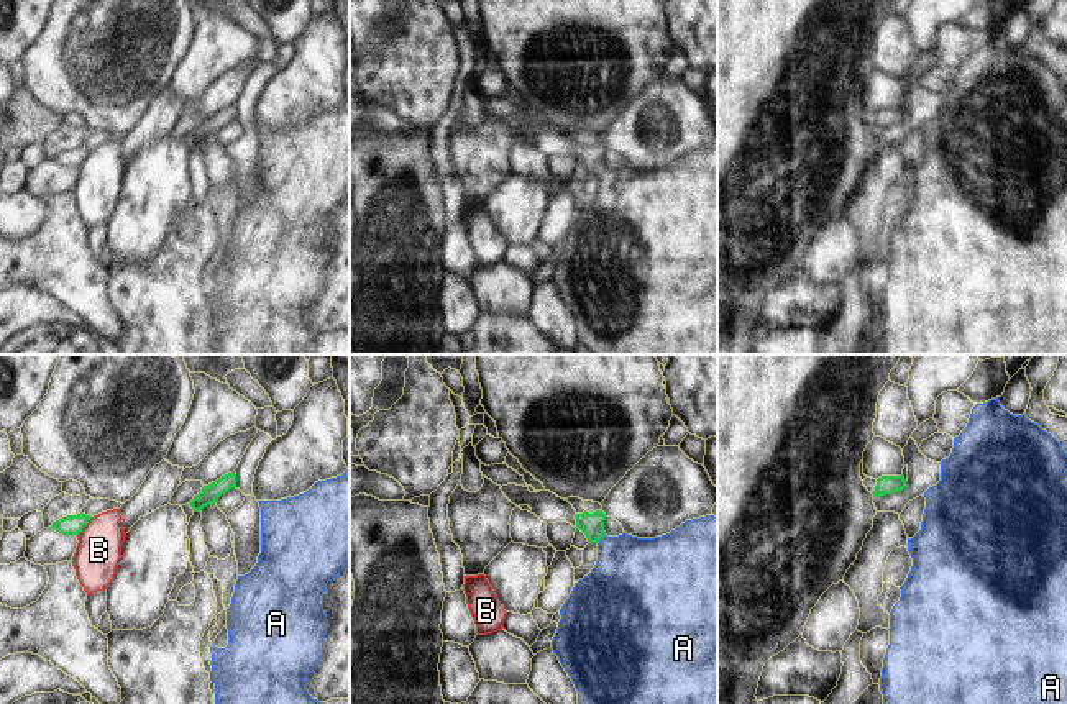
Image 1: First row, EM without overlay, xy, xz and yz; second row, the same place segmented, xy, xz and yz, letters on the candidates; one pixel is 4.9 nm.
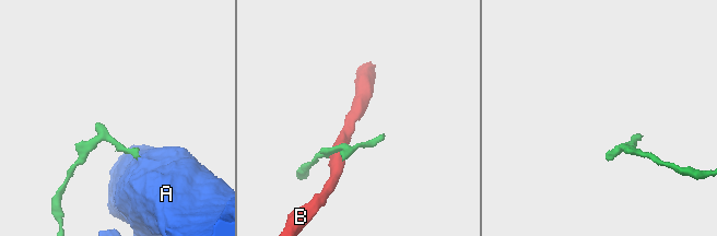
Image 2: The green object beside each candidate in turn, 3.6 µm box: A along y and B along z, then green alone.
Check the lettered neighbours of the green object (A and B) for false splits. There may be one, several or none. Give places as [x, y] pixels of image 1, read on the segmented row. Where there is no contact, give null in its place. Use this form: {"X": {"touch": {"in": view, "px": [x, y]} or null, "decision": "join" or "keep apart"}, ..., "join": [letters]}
{"A": {"touch": {"in": "xz", "px": [601, 537]}, "decision": "join"}, "B": {"touch": {"in": "xy", "px": [84, 525]}, "decision": "keep apart"}, "join": ["A"]}

